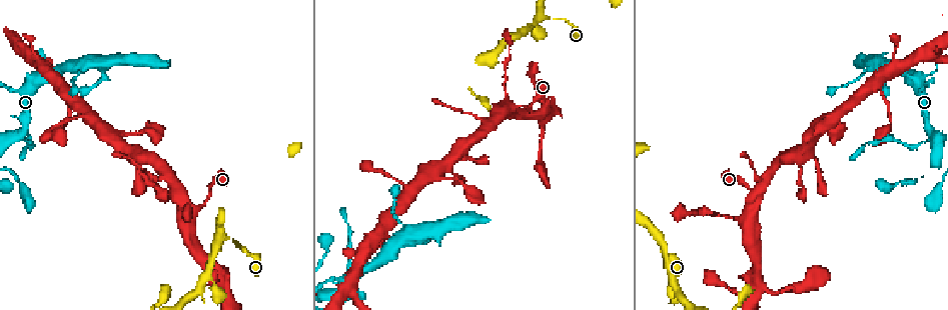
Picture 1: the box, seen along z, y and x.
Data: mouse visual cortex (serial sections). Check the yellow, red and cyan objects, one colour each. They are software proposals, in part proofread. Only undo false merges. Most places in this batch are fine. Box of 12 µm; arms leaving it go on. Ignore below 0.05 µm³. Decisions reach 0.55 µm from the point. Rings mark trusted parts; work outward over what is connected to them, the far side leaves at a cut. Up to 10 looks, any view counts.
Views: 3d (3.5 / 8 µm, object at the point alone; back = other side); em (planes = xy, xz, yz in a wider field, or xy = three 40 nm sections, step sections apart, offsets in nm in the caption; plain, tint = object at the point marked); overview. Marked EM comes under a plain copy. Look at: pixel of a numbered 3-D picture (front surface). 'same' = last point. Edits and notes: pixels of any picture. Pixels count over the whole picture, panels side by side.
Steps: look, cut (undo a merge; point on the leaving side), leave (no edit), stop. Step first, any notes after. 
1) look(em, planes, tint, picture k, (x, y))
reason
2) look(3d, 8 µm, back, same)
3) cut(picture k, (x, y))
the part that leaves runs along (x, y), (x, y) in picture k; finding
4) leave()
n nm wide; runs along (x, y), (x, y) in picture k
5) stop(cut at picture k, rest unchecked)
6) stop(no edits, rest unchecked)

look(3d, 3.5 µm, picture 1, (750, 209))
sharp bend

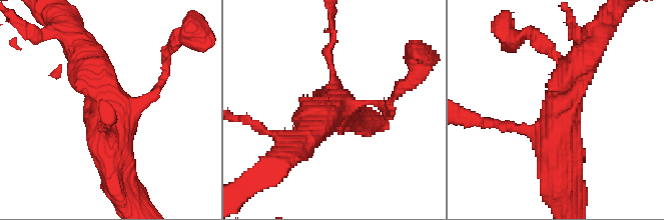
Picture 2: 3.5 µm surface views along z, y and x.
look(em, xy, step 5, tint, picture 2, (341, 107))
4 arms; arms of 150, 150, 500, 600 nm; now the EM

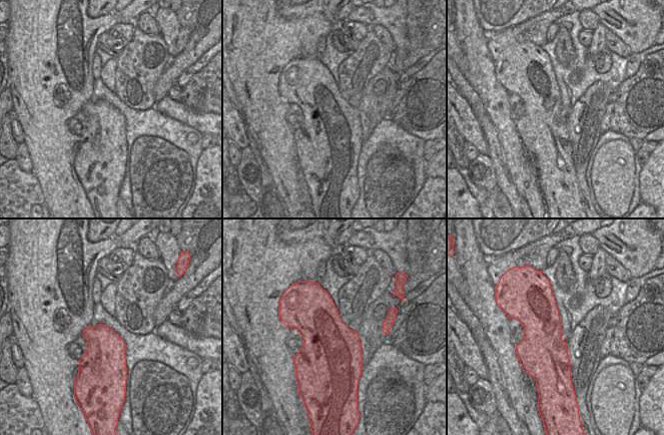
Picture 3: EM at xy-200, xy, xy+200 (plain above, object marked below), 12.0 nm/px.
leave()
continuous, no second cell

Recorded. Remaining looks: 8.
look(3d, 8 µm, back, picture 1, (398, 220))
thick turns thin

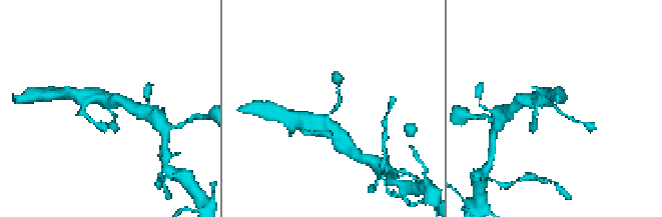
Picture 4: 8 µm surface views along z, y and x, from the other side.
look(em, xy, step 2, tint, picture 4, (335, 107))

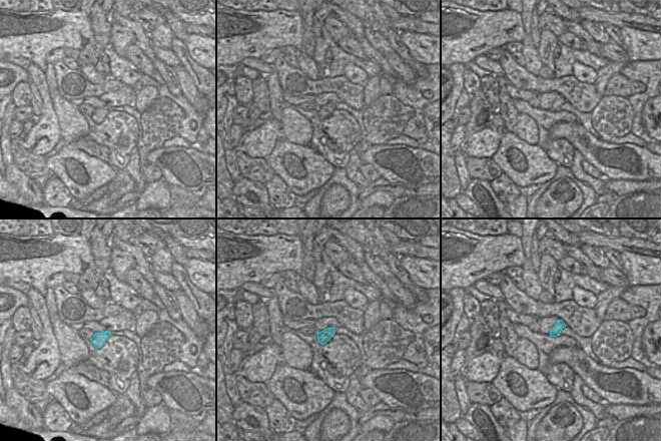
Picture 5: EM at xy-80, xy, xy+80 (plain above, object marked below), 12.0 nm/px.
leave()
runs along (537, 99), (581, 122) in picture 4; continuous, no second cell

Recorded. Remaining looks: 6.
look(3d, 3.5 µm, picture 1, (136, 134))
abrupt turn

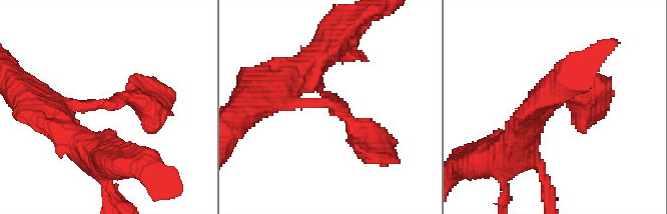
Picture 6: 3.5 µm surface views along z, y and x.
look(em, planes, tint, picture 6, (329, 103))
arms of 300, 300 nm

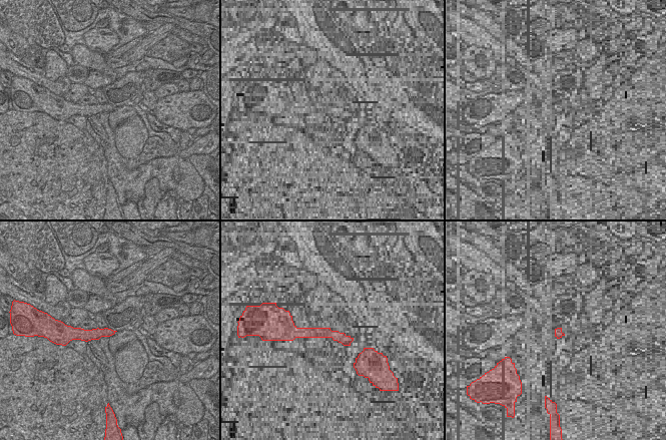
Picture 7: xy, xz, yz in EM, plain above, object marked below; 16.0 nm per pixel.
look(em, xy, step 1, tint, same)

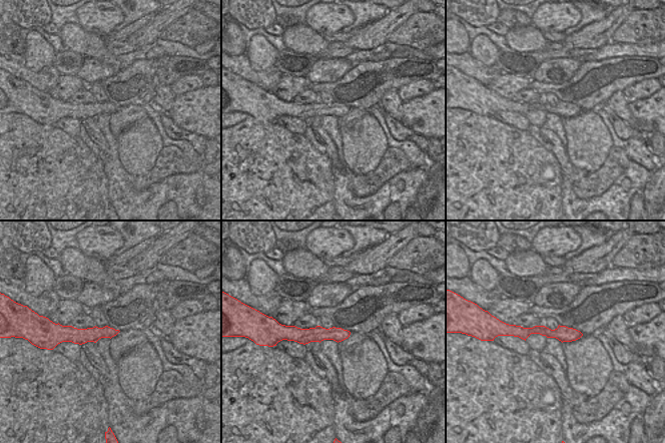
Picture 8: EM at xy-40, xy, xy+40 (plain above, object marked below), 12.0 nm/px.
leave()
runs along (515, 328), (518, 331), (578, 335) in picture 8; all the same cell

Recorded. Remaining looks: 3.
look(3d, 8 µm, picture 1, (542, 20))
three-way junction

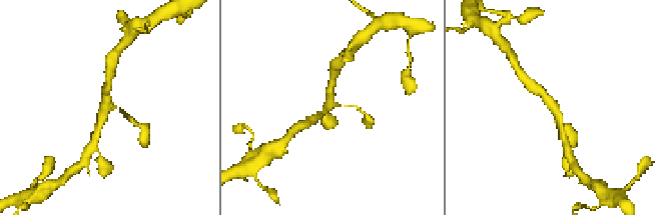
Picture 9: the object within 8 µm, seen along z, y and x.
look(em, xy, step 2, tint, picture 9, (107, 107))
3 arms; arms of 150, 250, 300 nm; now the EM

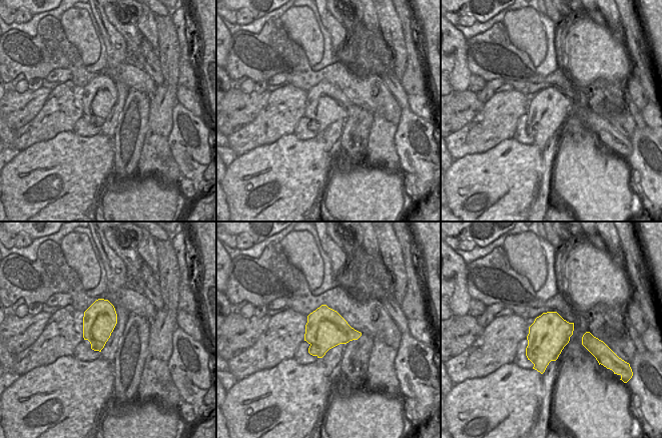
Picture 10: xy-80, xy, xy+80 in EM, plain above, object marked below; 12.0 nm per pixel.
leave()
continuous, no second cell

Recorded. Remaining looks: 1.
stop(no edits, rest unchecked)

